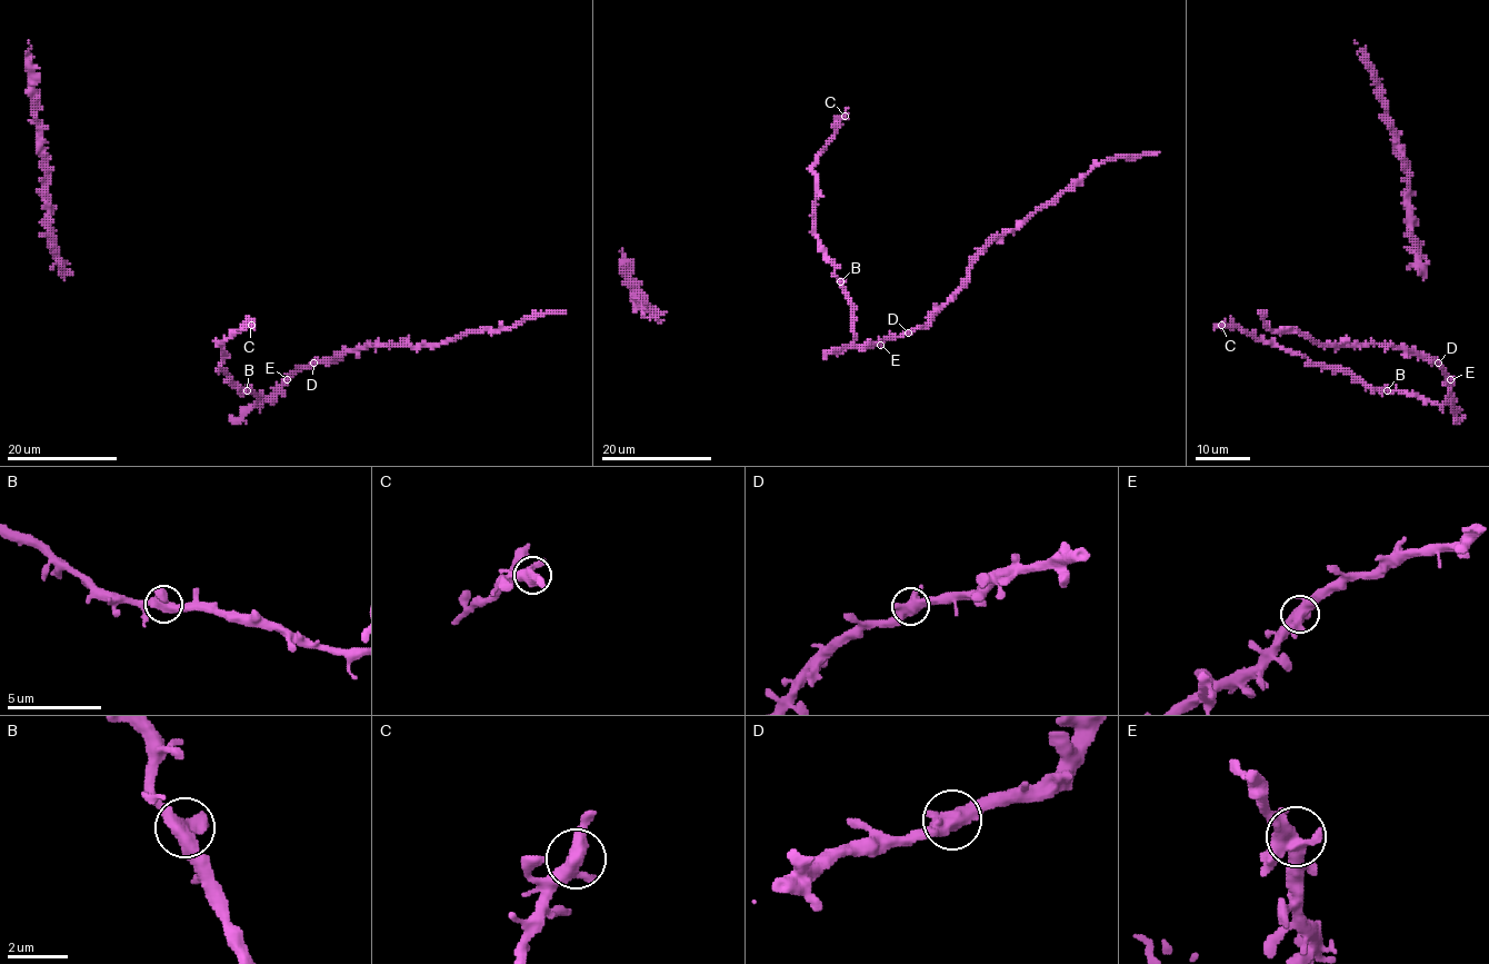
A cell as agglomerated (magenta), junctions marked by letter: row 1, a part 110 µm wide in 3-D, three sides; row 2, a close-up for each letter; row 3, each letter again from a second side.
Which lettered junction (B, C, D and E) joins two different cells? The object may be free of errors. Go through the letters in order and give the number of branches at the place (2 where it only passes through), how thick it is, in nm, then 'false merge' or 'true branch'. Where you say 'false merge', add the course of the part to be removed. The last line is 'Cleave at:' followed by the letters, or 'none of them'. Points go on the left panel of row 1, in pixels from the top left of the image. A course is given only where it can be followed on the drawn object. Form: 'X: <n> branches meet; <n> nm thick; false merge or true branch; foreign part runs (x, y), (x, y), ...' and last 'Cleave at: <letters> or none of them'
B: 3 branches meet; 420 nm thick; true branch
C: 3 branches meet; 420 nm thick; true branch
D: 3 branches meet; 480 nm thick; true branch
E: 3 branches meet; 480 nm thick; true branch
Cleave at: none of them

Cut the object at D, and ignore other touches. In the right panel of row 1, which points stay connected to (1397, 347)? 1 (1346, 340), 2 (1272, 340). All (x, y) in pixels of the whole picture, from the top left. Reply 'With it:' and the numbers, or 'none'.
With it: 1

